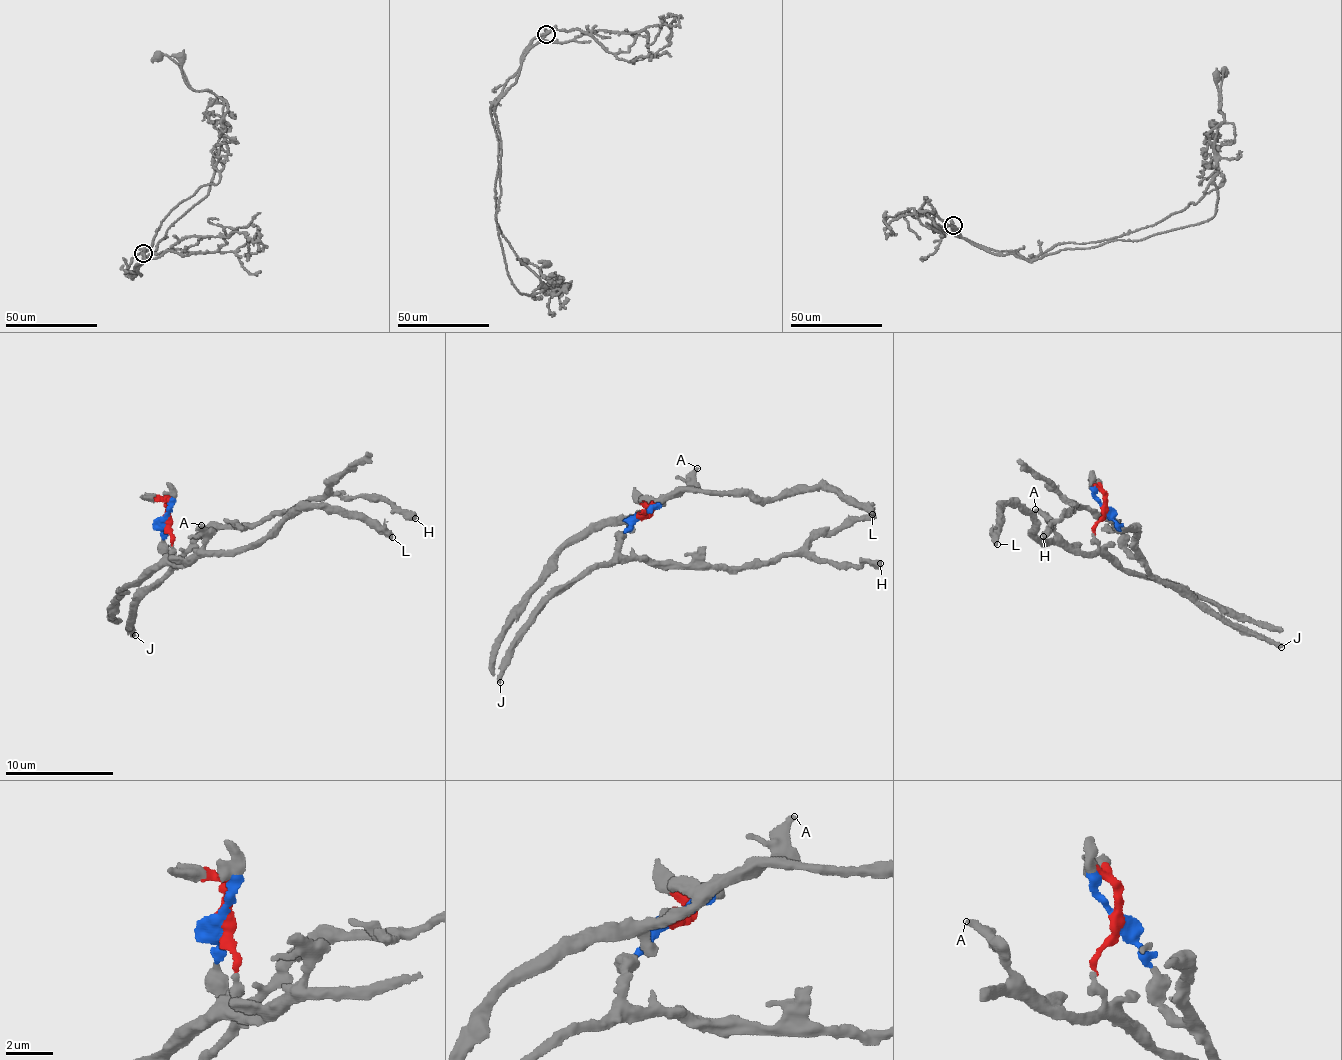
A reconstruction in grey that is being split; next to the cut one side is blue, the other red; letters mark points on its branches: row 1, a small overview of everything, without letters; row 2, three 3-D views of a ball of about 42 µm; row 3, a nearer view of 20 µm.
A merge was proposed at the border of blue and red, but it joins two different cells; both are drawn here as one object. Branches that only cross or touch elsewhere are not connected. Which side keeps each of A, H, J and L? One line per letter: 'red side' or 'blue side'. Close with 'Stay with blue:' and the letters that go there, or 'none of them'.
A: red side
H: blue side
J: blue side
L: red side
Stay with blue: H, J

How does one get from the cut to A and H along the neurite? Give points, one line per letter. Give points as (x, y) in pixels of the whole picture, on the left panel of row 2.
A: (166, 519), (171, 536), (172, 557), (188, 563), (202, 545), (202, 524)
H: (166, 519), (165, 551), (175, 560), (202, 536), (220, 528), (256, 528), (333, 494), (387, 499), (415, 518)

